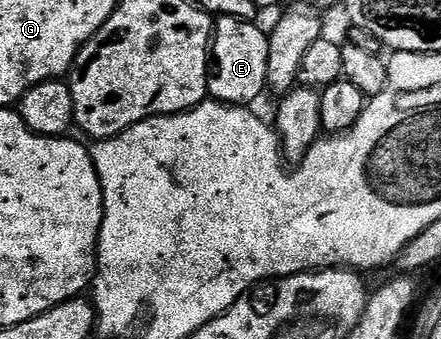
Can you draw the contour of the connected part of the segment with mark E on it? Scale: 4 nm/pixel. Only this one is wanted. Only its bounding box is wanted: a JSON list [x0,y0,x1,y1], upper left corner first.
[206,16,269,106]

